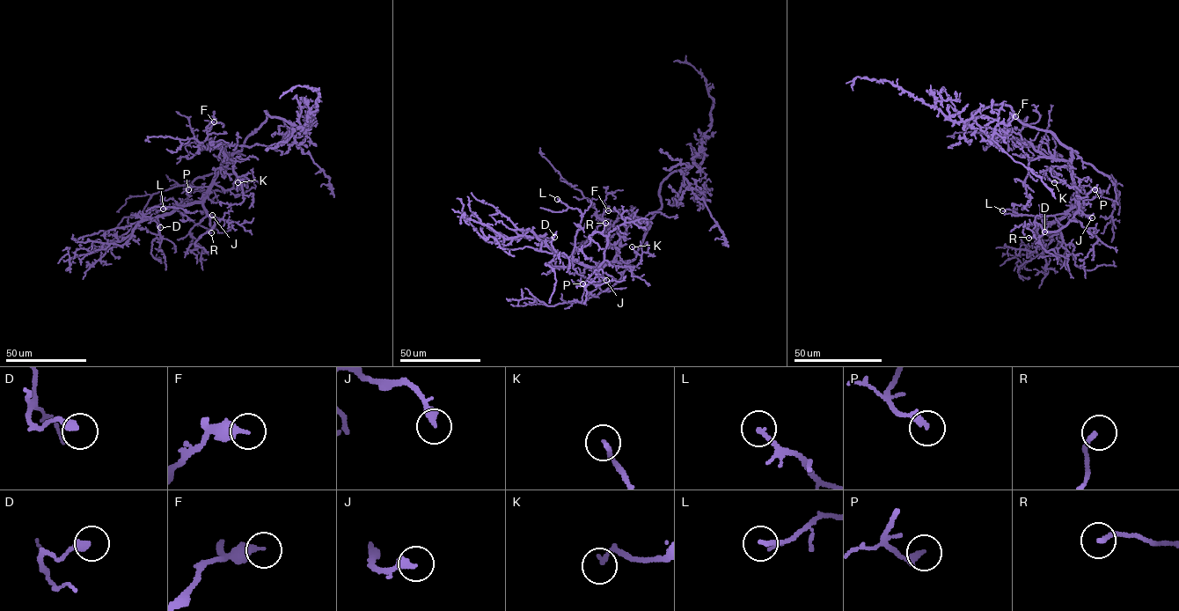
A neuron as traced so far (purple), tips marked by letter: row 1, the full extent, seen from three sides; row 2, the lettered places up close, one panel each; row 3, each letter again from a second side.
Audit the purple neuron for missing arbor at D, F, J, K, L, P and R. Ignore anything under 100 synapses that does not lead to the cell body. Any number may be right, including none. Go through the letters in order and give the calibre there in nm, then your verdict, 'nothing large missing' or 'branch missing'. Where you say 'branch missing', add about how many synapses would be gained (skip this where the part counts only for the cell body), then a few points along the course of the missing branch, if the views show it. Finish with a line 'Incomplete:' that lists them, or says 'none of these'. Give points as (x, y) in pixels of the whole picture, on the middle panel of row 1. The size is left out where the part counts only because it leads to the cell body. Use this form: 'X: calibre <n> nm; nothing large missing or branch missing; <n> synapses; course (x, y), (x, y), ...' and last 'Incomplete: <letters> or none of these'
D: calibre 320 nm; nothing large missing
F: calibre 400 nm; nothing large missing
J: calibre 340 nm; nothing large missing
K: calibre 190 nm; nothing large missing
L: calibre 180 nm; nothing large missing
P: calibre 260 nm; nothing large missing
R: calibre 200 nm; nothing large missing
Incomplete: none of these

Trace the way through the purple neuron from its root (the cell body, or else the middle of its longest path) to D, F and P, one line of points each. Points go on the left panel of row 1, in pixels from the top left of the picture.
D: (244, 143), (241, 150), (235, 151), (224, 160), (214, 184), (201, 201), (178, 206), (151, 219), (160, 227)
F: (244, 143), (241, 150), (222, 162), (226, 157), (219, 149), (203, 145), (206, 128), (214, 121)
P: (244, 143), (241, 150), (235, 151), (224, 160), (216, 177), (208, 186), (186, 185), (188, 189)

